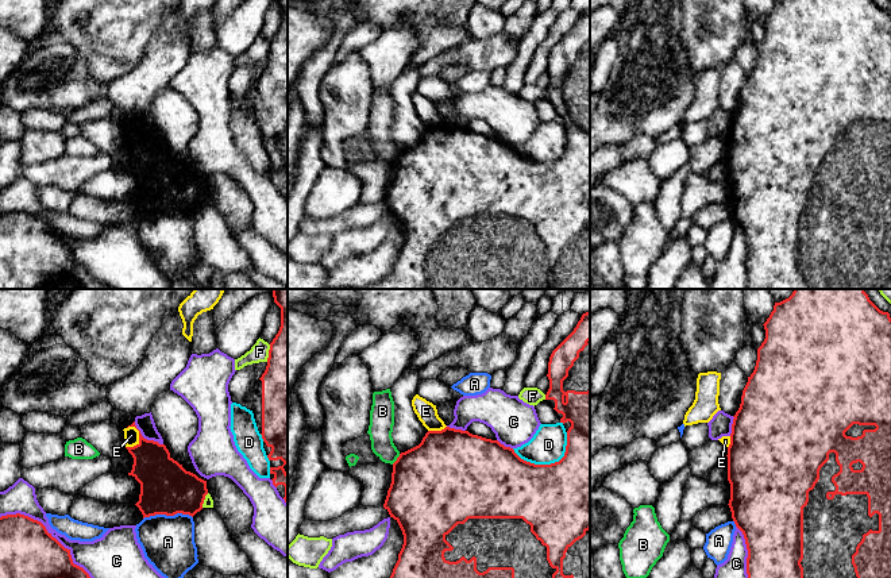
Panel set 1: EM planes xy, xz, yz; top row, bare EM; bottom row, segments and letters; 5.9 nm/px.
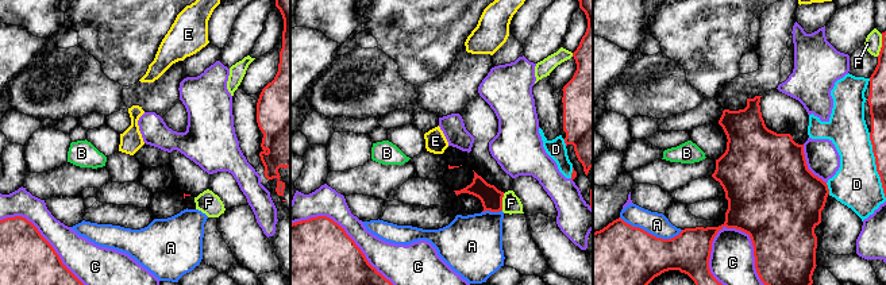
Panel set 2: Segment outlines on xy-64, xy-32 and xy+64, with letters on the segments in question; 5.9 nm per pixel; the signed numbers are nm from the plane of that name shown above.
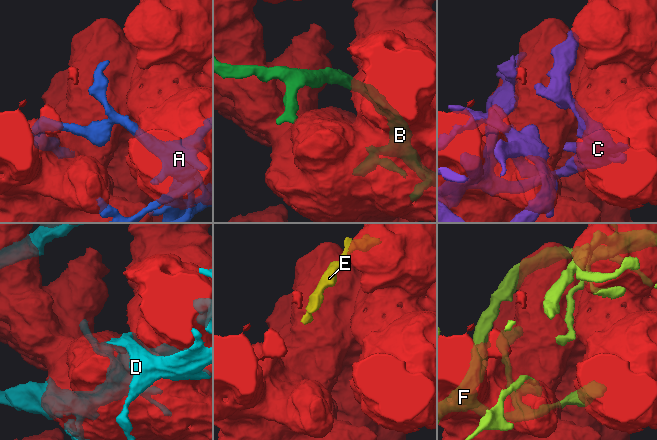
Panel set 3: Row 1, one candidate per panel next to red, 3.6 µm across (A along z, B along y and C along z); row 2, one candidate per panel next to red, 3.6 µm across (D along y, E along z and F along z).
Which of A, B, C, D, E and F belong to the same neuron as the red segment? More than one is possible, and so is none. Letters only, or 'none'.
none

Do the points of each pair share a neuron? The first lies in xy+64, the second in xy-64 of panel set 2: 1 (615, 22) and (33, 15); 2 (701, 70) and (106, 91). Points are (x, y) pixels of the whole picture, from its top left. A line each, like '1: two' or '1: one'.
1: one
2: two

